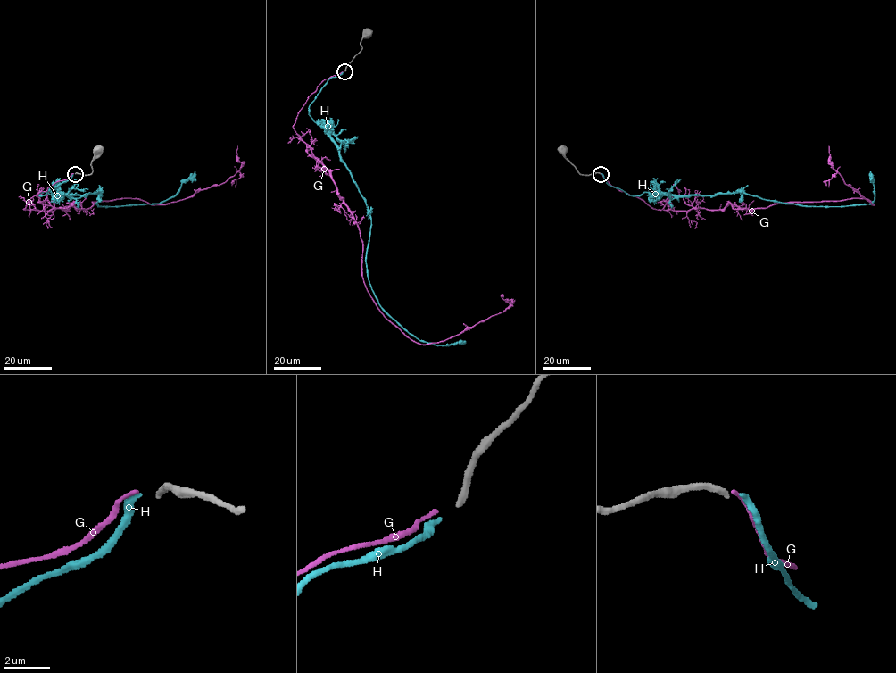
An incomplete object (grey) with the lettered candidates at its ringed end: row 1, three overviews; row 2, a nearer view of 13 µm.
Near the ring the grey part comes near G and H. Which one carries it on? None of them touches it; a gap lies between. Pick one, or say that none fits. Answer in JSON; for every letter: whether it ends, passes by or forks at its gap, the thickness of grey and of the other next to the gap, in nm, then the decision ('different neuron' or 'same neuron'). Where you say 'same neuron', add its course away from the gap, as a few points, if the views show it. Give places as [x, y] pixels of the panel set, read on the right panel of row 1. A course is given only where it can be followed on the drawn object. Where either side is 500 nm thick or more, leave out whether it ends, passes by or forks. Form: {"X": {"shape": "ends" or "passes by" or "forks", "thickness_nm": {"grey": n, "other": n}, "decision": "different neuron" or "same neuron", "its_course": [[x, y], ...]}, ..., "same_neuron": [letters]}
{"G": {"shape": "ends", "thickness_nm": {"grey": 280, "other": 140}, "decision": "different neuron"}, "H": {"shape": "ends", "thickness_nm": {"grey": 280, "other": 280}, "decision": "different neuron"}, "same_neuron": []}

